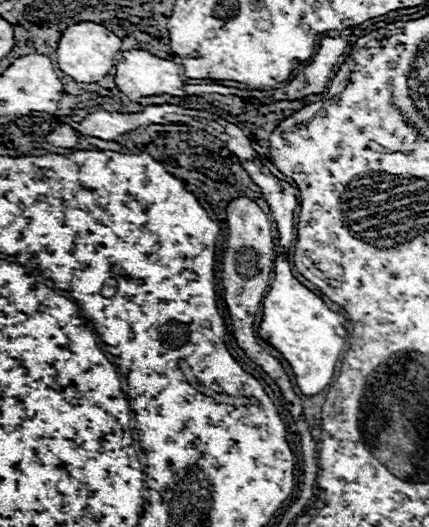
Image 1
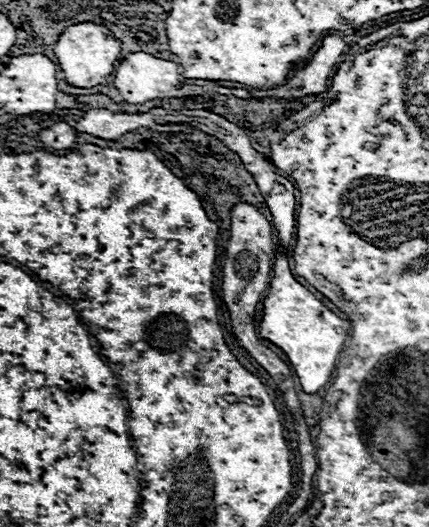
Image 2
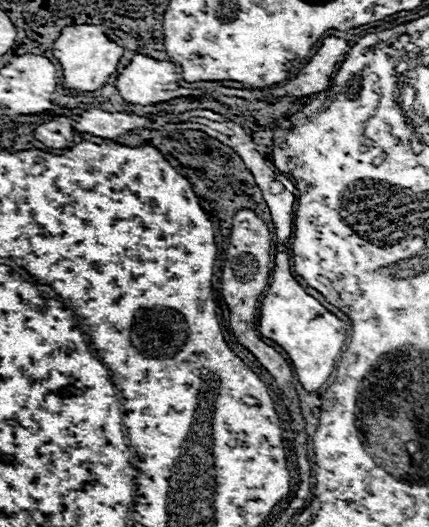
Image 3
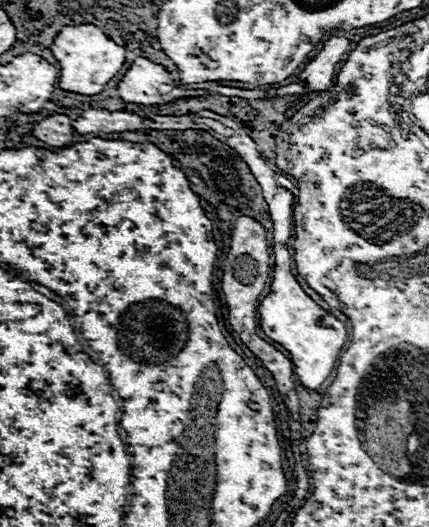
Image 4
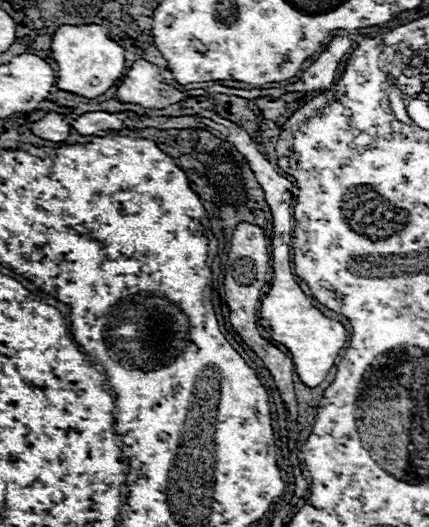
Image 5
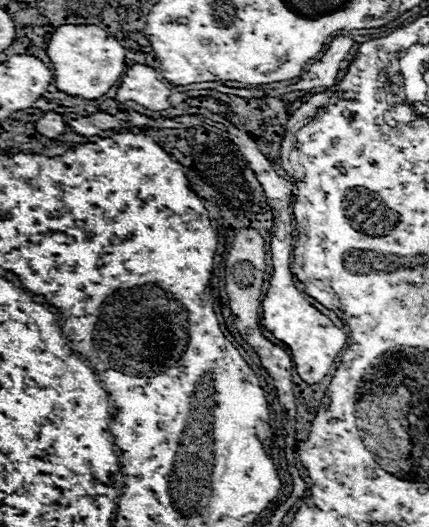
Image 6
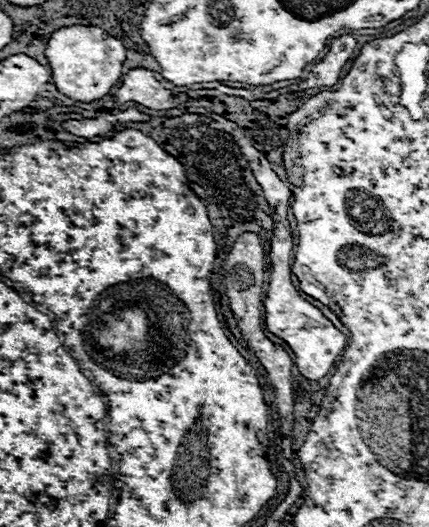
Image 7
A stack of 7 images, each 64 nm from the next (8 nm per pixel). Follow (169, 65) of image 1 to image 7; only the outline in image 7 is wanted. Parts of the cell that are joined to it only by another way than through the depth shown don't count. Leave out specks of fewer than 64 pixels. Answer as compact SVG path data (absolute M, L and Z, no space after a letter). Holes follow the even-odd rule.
M132 68L128 74L122 76L122 86L116 92L116 104L124 102L138 102L152 110L170 110L178 108L178 104L190 100L188 94L172 94L166 90L156 78L152 70L146 68Z

